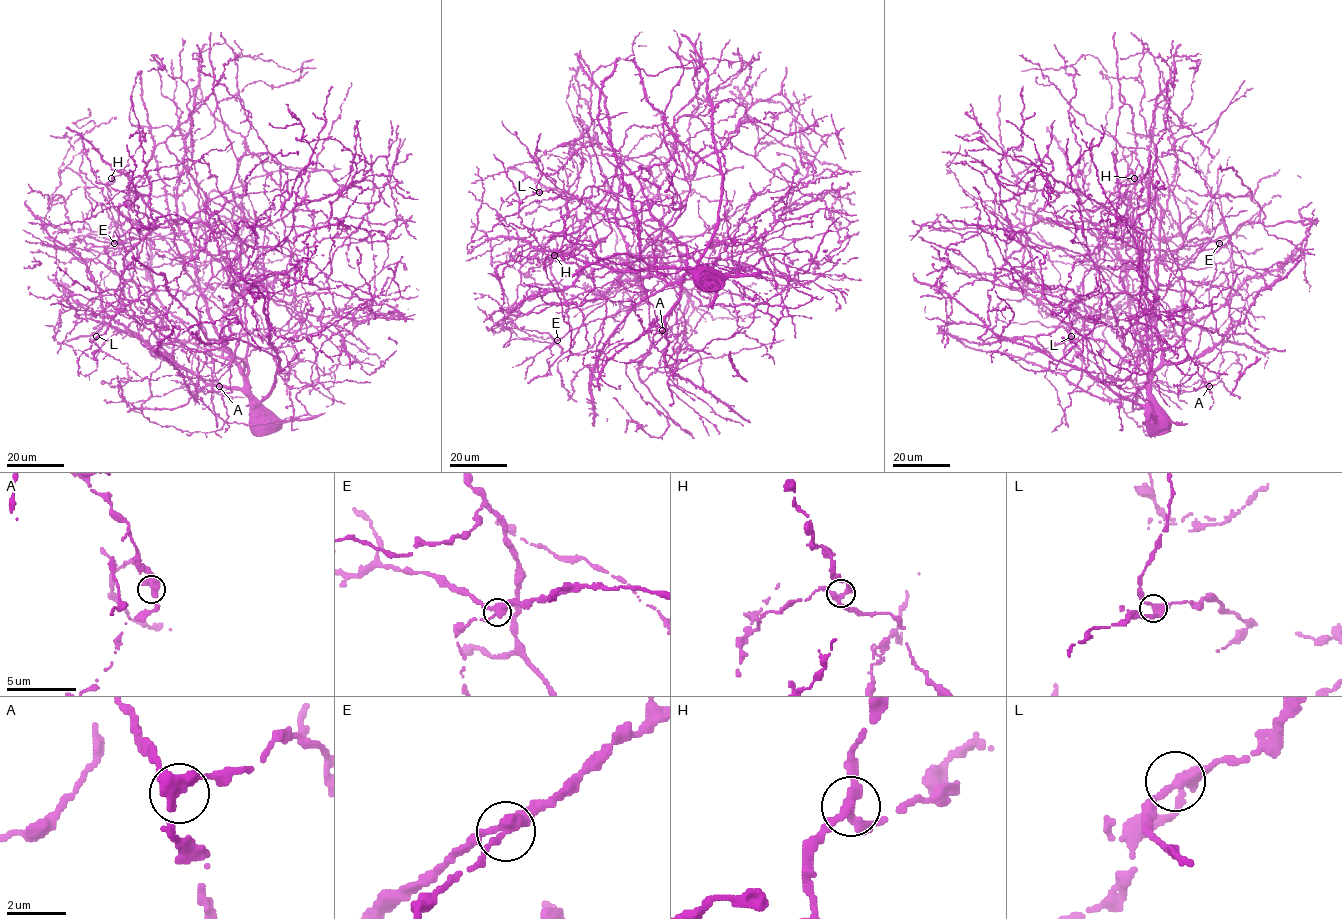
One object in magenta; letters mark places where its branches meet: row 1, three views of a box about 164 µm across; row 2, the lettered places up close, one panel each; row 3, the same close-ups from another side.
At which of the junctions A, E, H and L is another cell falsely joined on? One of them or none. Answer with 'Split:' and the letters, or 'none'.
Split: E

